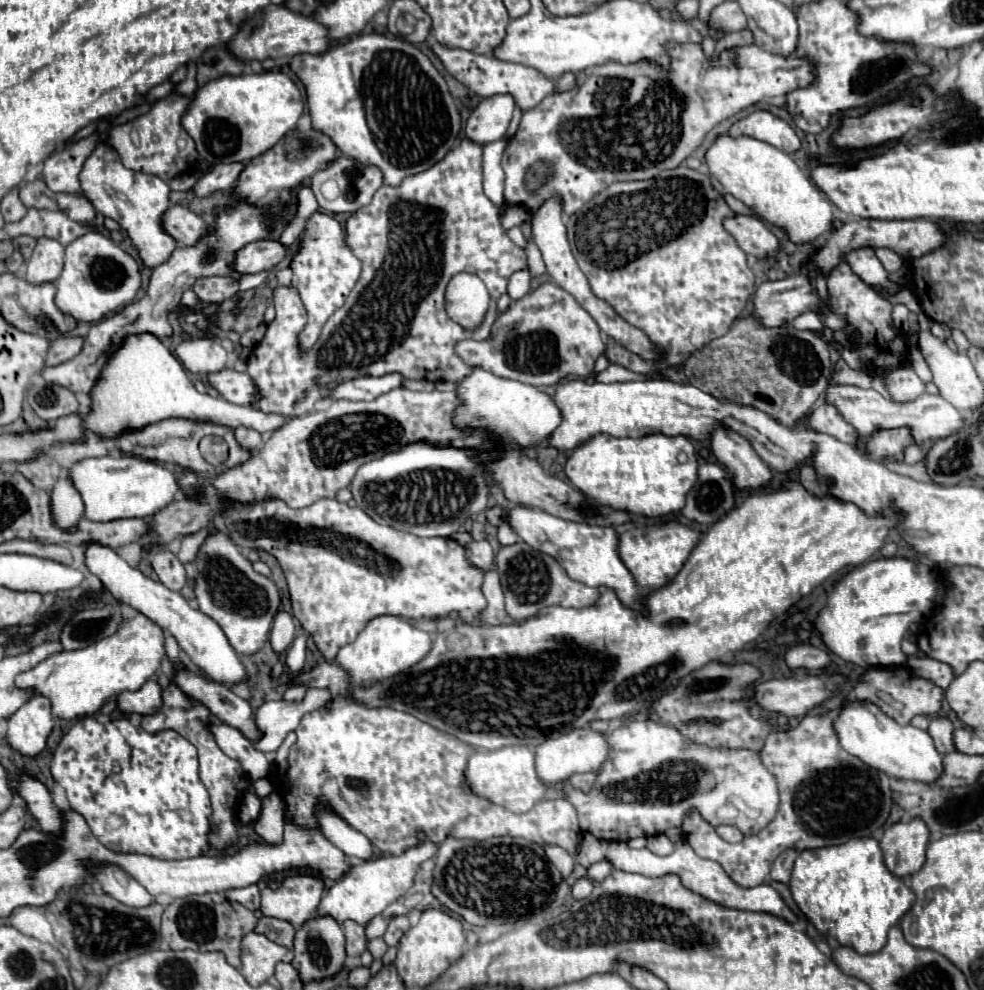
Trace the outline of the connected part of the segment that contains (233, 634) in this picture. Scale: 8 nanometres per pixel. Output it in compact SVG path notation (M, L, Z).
M221 531L205 537L195 557L195 567L195 599L199 603L199 611L223 629L231 647L239 655L257 653L267 643L273 619L277 615L279 593L275 583L269 577L255 573L237 545Z

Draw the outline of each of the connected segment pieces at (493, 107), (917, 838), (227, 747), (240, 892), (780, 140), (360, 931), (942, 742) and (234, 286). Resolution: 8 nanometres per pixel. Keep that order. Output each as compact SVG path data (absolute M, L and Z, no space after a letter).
M493 95L483 99L467 121L465 137L469 137L469 141L477 141L479 145L501 139L507 133L513 111L515 101L511 95Z
M921 819L909 823L895 823L885 829L881 849L885 853L885 865L895 877L909 877L917 873L925 863L929 831Z
M213 721L213 737L217 737L217 745L221 745L221 751L227 757L233 757L235 761L239 761L241 767L245 769L245 773L253 781L267 777L267 773L271 769L269 755L257 751L253 747L253 741L249 741L239 729Z
M257 885L243 887L243 889L229 889L229 891L225 891L225 897L229 901L237 901L237 903L245 905L249 911L259 909L259 903L261 903L261 891Z
M755 111L749 117L739 119L729 129L729 135L731 137L747 135L747 137L765 141L785 153L795 153L799 149L799 139L797 139L793 127L767 111Z
M345 921L343 929L345 929L345 939L347 939L347 945L345 945L347 957L359 957L367 949L365 929L361 925L357 925L355 921Z
M933 717L927 731L933 737L935 747L937 747L939 753L947 755L947 753L953 753L955 751L955 745L953 745L955 727L953 727L953 723L947 717Z
M201 277L195 281L193 291L201 301L221 303L239 291L239 283L231 277Z

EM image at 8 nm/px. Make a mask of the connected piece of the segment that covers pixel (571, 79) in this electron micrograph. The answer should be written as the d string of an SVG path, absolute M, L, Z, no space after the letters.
M565 73L565 75L561 75L561 77L557 79L555 85L557 85L555 91L567 91L567 89L573 89L573 87L577 85L577 77L575 77L573 73Z

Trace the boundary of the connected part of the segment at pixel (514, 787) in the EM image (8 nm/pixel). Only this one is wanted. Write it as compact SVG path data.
M511 745L497 751L475 751L465 769L465 783L477 797L485 797L493 805L501 805L511 813L527 813L533 805L543 801L545 785L537 779L533 767L533 749Z

